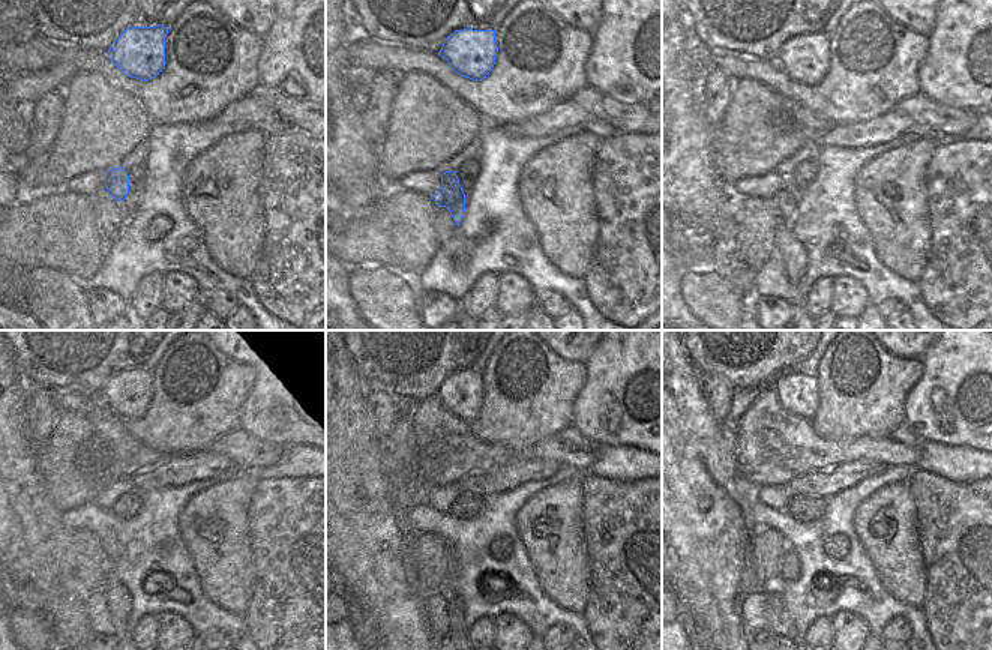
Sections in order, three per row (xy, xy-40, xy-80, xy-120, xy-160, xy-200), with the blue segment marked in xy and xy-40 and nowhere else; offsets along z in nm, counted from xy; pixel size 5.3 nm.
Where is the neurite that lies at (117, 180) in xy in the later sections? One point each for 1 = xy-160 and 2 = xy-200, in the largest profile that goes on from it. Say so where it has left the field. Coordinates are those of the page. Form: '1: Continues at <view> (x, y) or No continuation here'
1: Continues at xy-160 (452, 560)
2: Continues at xy-200 (790, 568)

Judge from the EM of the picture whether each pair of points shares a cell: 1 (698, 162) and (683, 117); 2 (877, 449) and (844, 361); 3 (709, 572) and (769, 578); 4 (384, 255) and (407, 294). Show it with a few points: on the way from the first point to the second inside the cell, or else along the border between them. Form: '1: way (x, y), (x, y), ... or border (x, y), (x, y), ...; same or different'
1: way (688, 152), (683, 147), (683, 128); same
2: border (904, 424), (883, 434), (863, 434), (836, 442); different
3: border (752, 542), (755, 580), (767, 592); different
4: border (357, 266), (387, 266), (408, 278); different

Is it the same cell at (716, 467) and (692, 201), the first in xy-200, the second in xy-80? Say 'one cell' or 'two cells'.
one cell

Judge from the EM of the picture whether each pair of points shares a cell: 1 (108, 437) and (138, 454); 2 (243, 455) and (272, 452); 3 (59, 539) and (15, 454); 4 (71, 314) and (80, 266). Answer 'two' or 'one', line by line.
1: one
2: one
3: one
4: two

